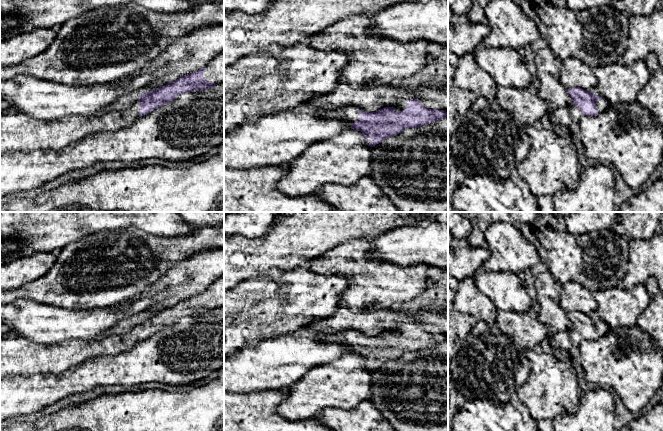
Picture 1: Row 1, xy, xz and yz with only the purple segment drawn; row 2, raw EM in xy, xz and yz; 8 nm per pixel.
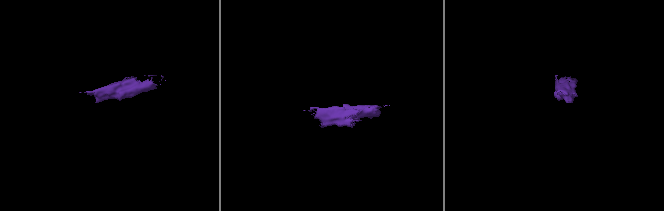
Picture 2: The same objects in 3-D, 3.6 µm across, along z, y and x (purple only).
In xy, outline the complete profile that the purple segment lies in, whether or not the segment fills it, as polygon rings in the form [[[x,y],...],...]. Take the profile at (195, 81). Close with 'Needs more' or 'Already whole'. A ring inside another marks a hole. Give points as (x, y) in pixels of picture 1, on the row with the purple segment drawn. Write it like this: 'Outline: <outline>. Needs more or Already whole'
Outline: [[[224,51],[219,53],[203,69],[184,75],[153,91],[141,93],[137,102],[123,110],[104,110],[90,116],[68,115],[50,121],[38,120],[24,113],[6,112],[0,116],[0,155],[10,152],[56,152],[90,135],[113,132],[130,126],[139,116],[145,116],[154,109],[172,102],[182,93],[202,91],[218,84],[224,84]]]. Needs more

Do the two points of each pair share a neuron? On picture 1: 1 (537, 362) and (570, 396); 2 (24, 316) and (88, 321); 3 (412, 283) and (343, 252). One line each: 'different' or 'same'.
1: same
2: same
3: same

